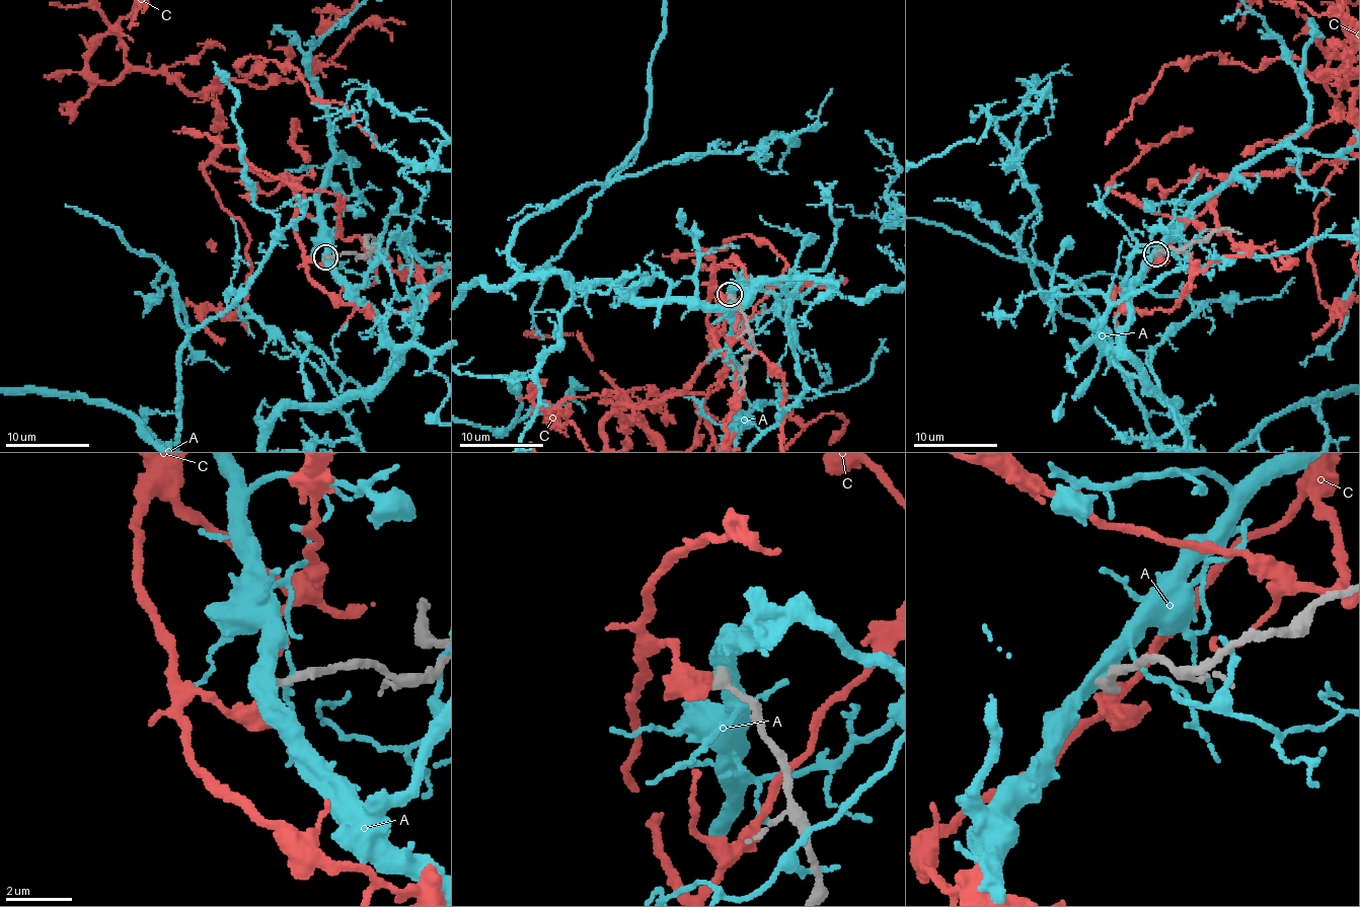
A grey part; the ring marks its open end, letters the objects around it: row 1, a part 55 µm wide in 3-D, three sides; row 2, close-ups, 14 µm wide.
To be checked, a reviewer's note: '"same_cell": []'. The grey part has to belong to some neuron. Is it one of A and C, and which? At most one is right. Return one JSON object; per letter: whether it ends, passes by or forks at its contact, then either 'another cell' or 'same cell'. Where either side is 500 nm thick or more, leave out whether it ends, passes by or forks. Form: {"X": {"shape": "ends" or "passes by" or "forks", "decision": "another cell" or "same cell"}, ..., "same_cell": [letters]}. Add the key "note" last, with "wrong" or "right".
{"A": {"shape": "passes by", "decision": "another cell"}, "C": {"shape": "ends", "decision": "another cell"}, "same_cell": [], "note": "right"}

